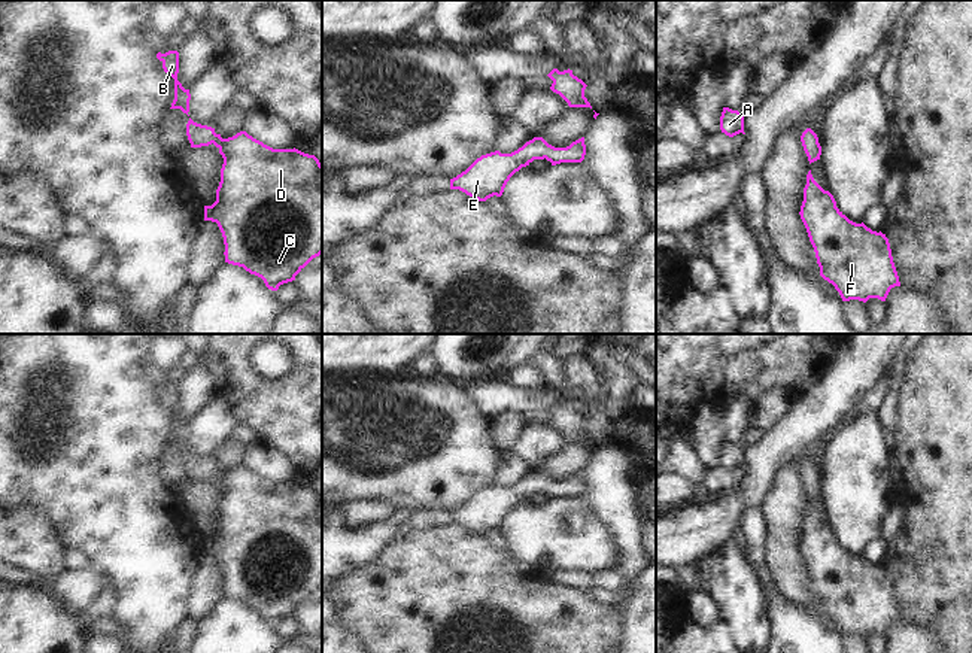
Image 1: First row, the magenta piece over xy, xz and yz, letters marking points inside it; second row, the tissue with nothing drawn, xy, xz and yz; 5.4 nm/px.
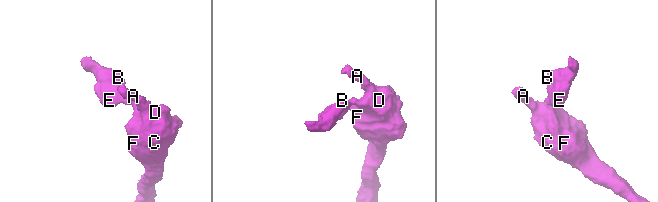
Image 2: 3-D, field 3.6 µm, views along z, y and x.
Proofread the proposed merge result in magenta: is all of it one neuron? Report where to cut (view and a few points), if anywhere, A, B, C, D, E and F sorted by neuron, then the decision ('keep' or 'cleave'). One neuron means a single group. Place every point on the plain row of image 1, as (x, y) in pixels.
no cut; A B C D E F; keep

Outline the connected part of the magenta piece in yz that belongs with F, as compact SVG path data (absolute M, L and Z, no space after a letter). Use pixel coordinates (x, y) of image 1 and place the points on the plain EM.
M811 504L807 508L799 549L814 581L820 610L835 620L842 635L866 637L869 632L886 635L890 623L900 620L886 568L872 565L863 556L850 555L836 541L833 529L814 514Z

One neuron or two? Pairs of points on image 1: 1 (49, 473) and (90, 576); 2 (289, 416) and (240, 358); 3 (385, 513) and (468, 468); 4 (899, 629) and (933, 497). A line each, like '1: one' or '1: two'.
1: two
2: one
3: two
4: two

